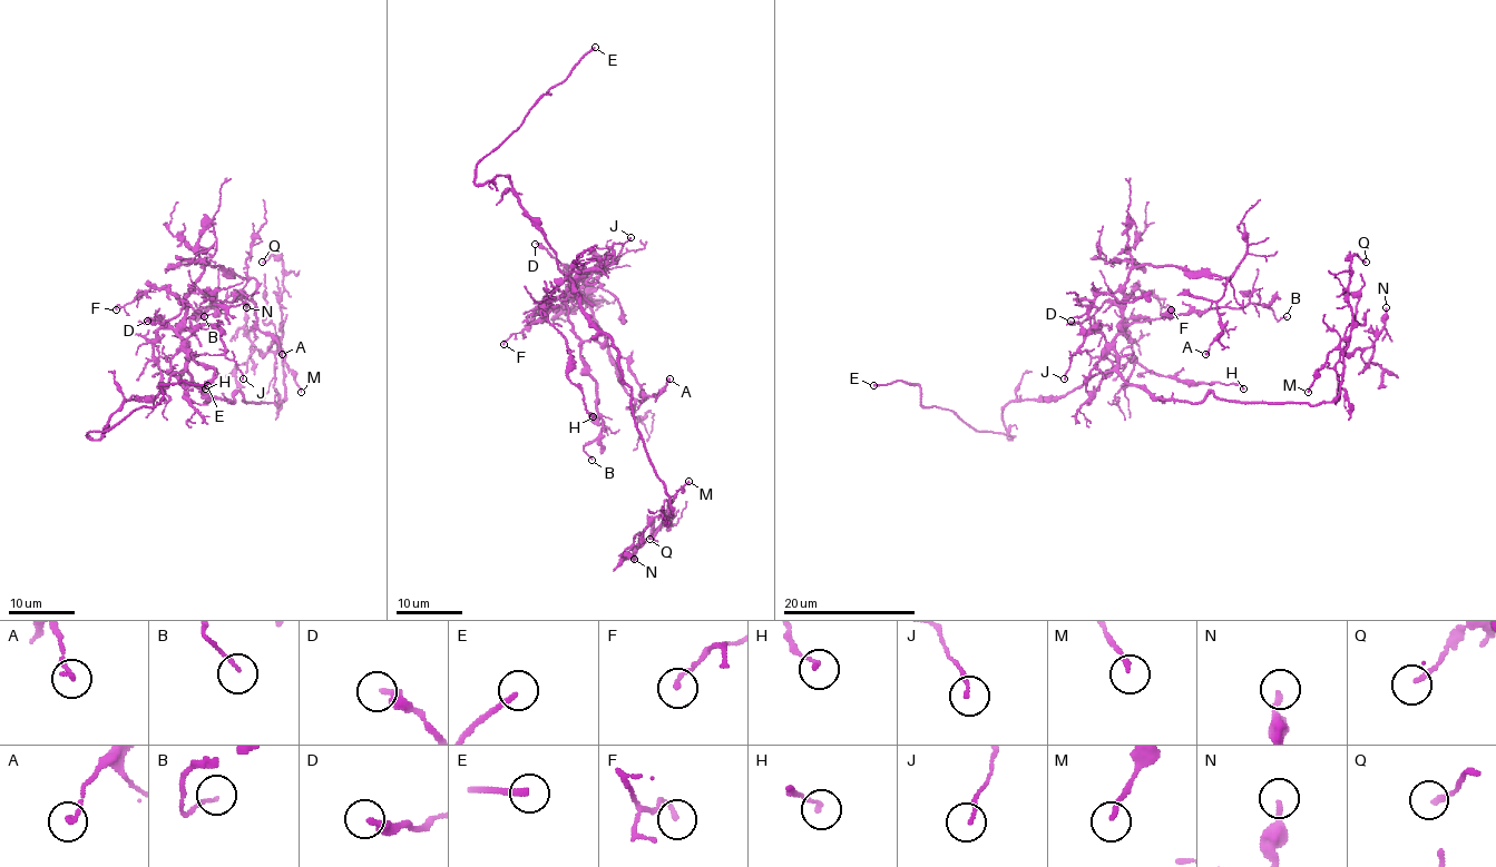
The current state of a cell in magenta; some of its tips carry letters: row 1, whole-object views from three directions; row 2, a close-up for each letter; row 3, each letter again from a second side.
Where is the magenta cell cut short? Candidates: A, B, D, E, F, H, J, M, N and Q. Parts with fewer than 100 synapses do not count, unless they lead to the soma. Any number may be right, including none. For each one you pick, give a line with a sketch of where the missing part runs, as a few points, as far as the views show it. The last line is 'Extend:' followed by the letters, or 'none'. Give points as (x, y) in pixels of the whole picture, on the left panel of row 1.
E: missing branch runs (207, 385), (222, 384), (266, 361), (311, 358), (311, 354)
Extend: E

